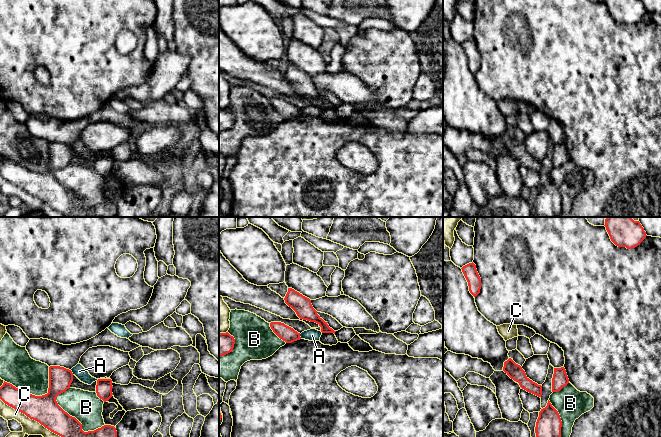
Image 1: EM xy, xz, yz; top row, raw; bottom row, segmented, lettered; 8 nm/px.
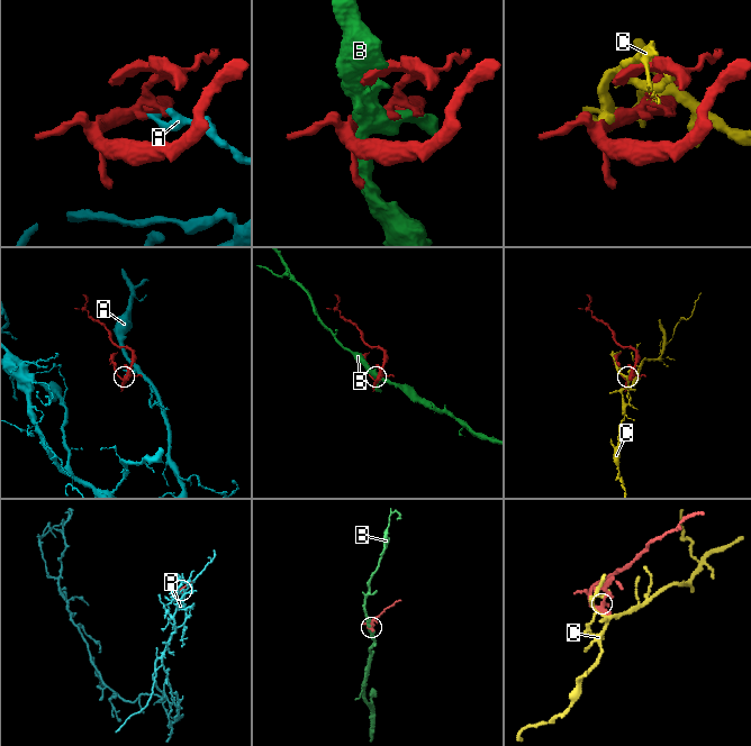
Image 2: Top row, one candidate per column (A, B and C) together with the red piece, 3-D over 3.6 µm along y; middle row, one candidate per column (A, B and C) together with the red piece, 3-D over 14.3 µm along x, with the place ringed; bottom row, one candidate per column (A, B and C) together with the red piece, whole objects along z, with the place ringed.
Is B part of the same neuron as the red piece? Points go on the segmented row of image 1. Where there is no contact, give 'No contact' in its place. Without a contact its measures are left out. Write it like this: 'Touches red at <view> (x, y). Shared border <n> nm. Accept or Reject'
Touches red at xy (79, 422). Shared border 460 nm. Reject

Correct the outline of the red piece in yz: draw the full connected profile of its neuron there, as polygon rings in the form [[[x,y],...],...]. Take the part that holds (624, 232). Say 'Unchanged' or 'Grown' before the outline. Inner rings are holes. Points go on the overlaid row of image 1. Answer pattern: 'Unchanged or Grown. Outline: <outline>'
Unchanged. Outline: [[[607,217],[604,226],[611,241],[618,247],[635,248],[647,236],[640,222],[631,217]]]

